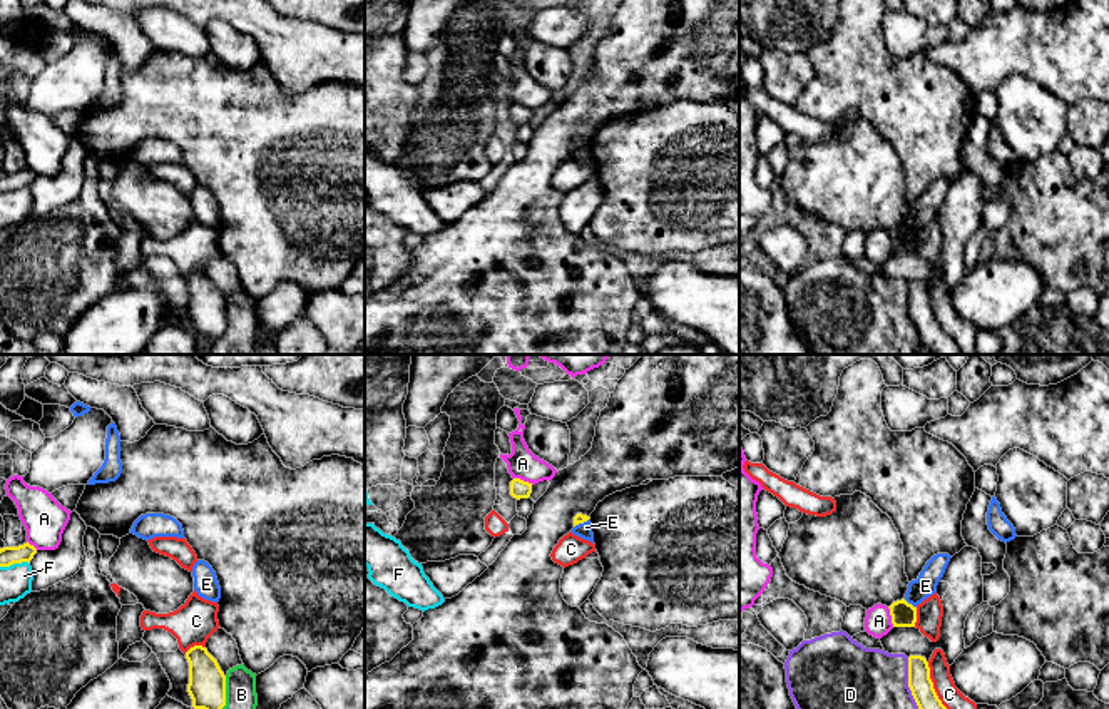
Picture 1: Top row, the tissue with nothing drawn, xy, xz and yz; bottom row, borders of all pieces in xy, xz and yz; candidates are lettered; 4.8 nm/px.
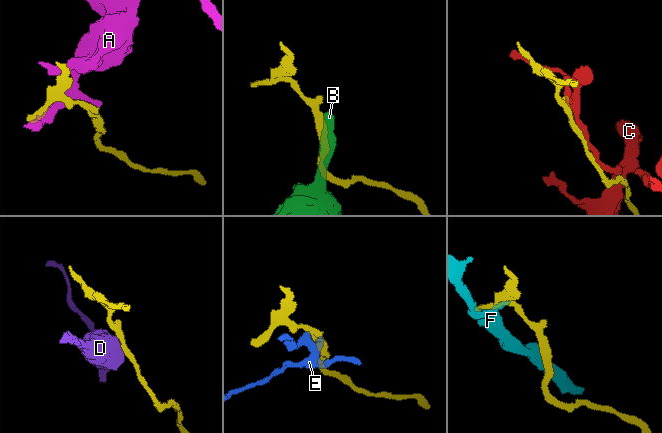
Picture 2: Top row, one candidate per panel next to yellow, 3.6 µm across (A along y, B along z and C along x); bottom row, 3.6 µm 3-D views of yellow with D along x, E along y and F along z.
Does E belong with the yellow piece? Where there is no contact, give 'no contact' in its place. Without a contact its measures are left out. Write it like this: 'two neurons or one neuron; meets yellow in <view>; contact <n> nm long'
two neurons; meets yellow in yz; contact 80 nm long

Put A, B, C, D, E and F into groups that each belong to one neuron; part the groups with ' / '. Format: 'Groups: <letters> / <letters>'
Groups: A / B / C / D / E / F

